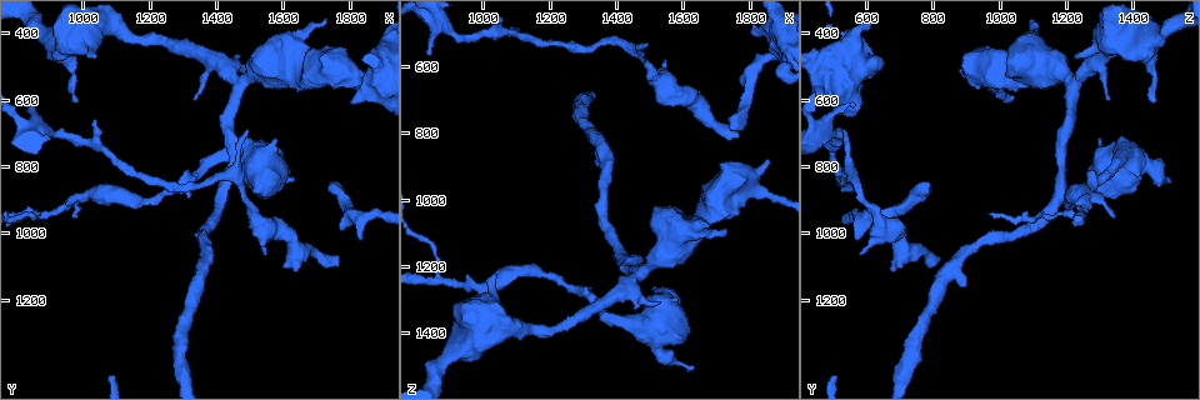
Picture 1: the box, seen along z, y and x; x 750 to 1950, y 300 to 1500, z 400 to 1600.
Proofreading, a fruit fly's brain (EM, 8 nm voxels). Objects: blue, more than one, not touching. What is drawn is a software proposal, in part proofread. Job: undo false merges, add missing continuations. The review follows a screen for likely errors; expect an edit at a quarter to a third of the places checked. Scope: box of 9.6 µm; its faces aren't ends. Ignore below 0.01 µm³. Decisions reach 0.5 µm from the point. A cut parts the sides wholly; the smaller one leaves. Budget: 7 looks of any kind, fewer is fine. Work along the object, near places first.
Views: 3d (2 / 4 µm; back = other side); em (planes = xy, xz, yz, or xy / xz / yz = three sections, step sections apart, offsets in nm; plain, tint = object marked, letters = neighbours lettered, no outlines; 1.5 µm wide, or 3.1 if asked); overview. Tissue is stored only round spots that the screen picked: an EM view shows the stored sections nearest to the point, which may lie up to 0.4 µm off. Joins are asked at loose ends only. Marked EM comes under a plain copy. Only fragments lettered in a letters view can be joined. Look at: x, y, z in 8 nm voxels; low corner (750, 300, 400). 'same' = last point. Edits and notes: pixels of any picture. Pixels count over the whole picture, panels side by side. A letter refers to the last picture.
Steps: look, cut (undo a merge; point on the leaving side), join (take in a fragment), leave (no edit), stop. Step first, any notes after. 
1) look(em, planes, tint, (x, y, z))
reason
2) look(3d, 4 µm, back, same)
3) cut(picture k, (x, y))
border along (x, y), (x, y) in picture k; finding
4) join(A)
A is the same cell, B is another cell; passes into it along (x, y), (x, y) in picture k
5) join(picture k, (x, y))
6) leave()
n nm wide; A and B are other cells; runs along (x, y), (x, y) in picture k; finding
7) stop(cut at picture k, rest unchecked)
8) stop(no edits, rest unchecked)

look(3d, 2 µm, (1350, 1170, 900))
free end

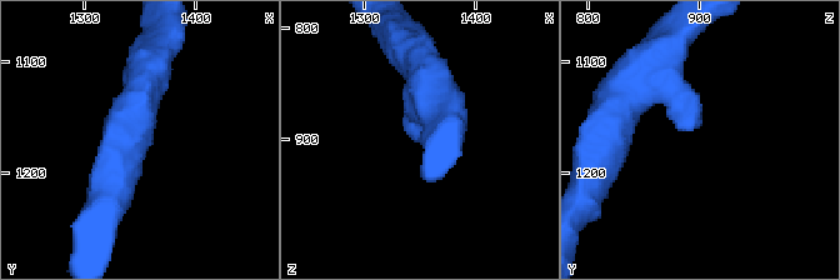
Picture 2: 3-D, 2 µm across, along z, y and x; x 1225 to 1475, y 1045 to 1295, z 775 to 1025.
look(em, planes, letters, same)
shape alone is not enough

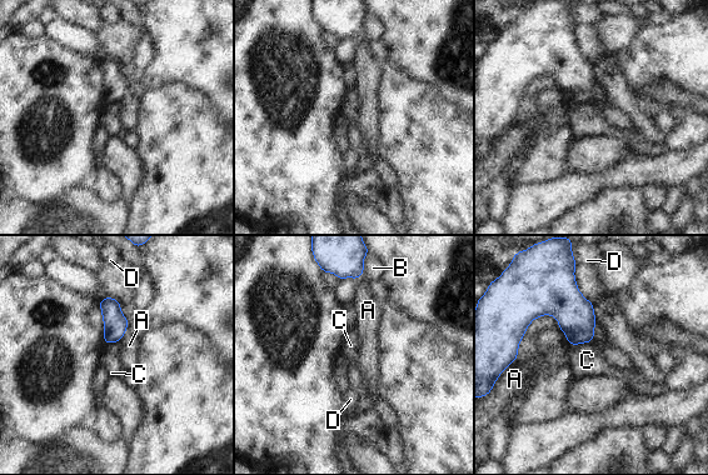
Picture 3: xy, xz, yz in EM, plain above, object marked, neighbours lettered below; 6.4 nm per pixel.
leave()
A, B, C and D are other cells; border along (591, 341), (572, 345) in picture 3; none of them fits

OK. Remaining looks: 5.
look(3d, 2 µm, (1770, 1070, 810))
branch stops here

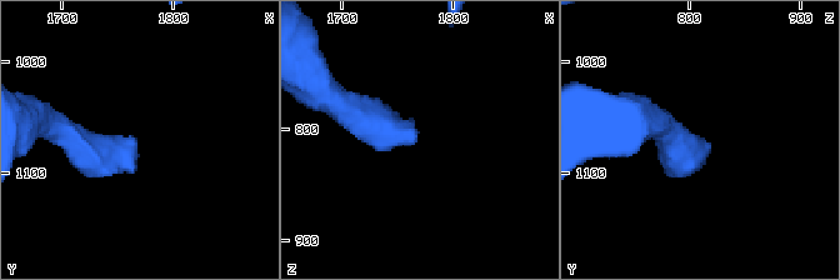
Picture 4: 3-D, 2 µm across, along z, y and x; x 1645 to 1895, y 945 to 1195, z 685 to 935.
look(em, planes, tint, (1766, 1072, 812))

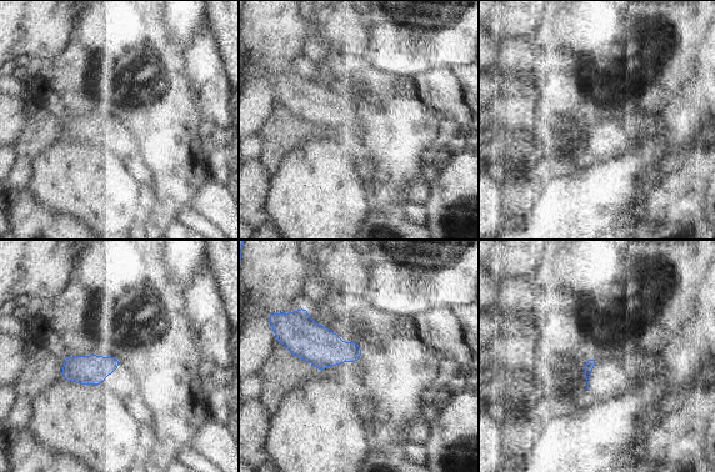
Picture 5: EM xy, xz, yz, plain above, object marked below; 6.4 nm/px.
look(em, planes, letters, same)
see the neighbours

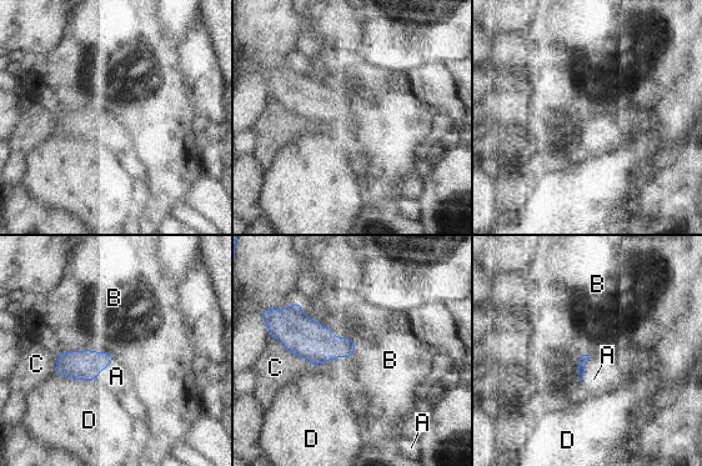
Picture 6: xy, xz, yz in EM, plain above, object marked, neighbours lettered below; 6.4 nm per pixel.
join(A)
A is the same cell, B, C and D are other cells; the neuron continues

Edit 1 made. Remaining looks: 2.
stop(join at picture 6, rest unchecked)

